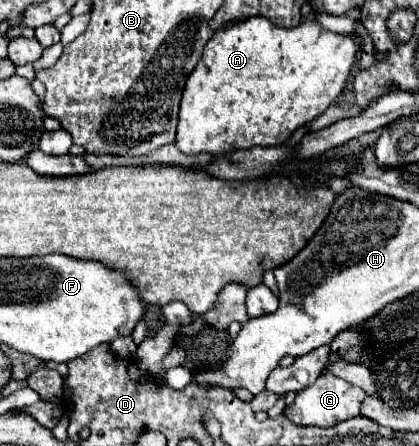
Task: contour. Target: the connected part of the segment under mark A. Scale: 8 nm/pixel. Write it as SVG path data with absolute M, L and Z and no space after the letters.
M249 17L227 23L217 29L215 37L205 45L203 57L185 83L175 145L187 155L221 155L257 145L281 145L295 129L311 123L339 97L355 63L355 55L357 43L351 37L325 31L317 21L303 21L291 29L279 29L277 25L271 25L267 17Z

